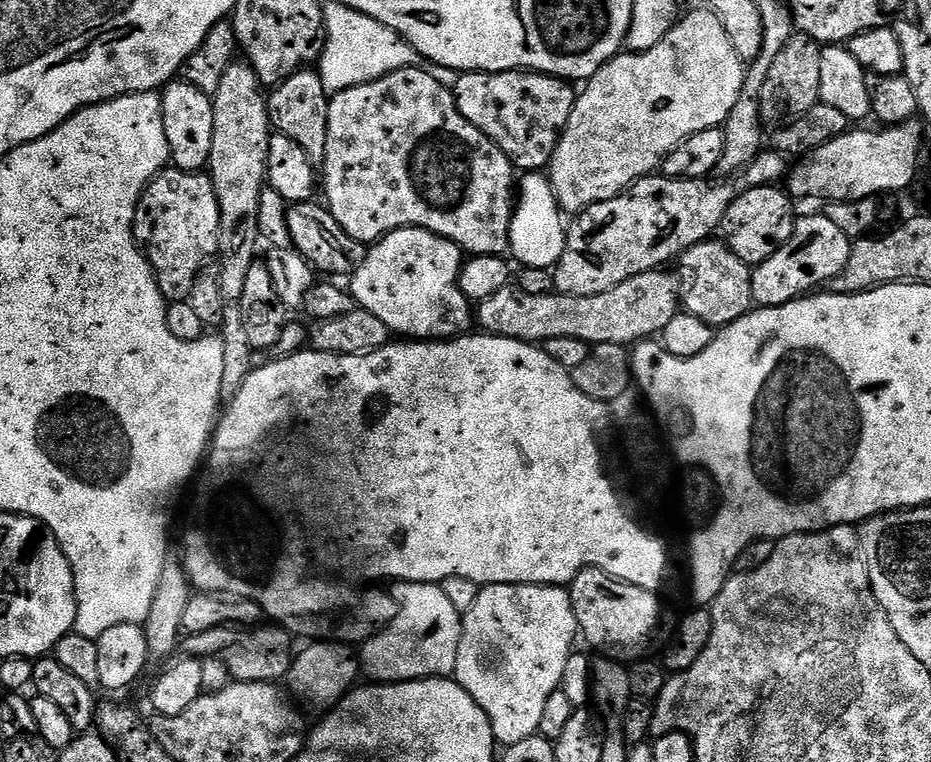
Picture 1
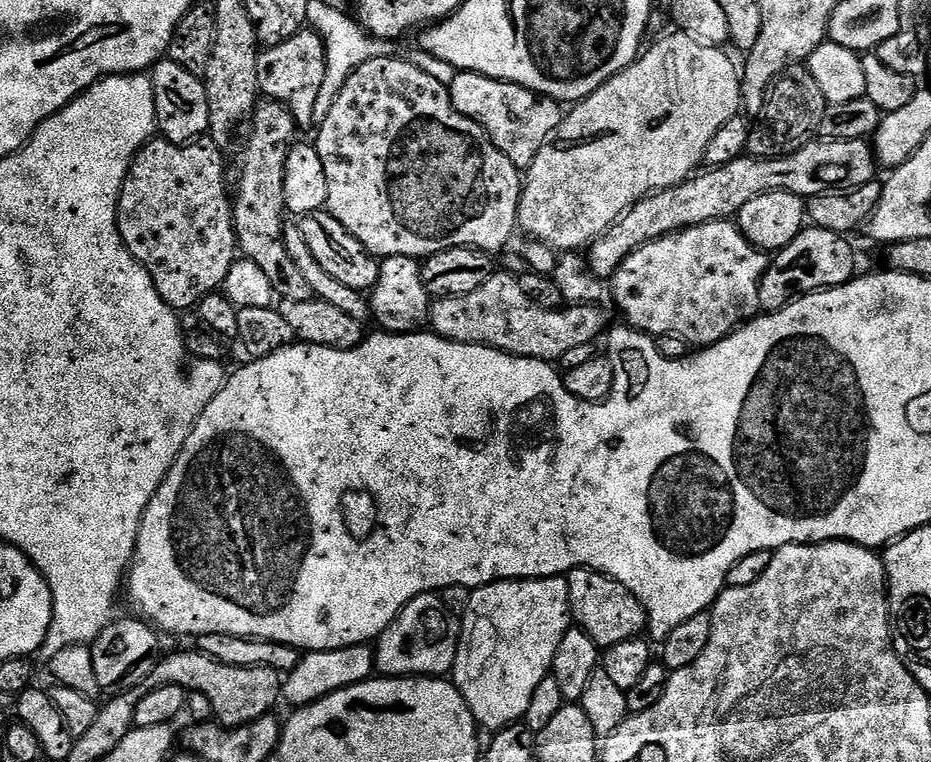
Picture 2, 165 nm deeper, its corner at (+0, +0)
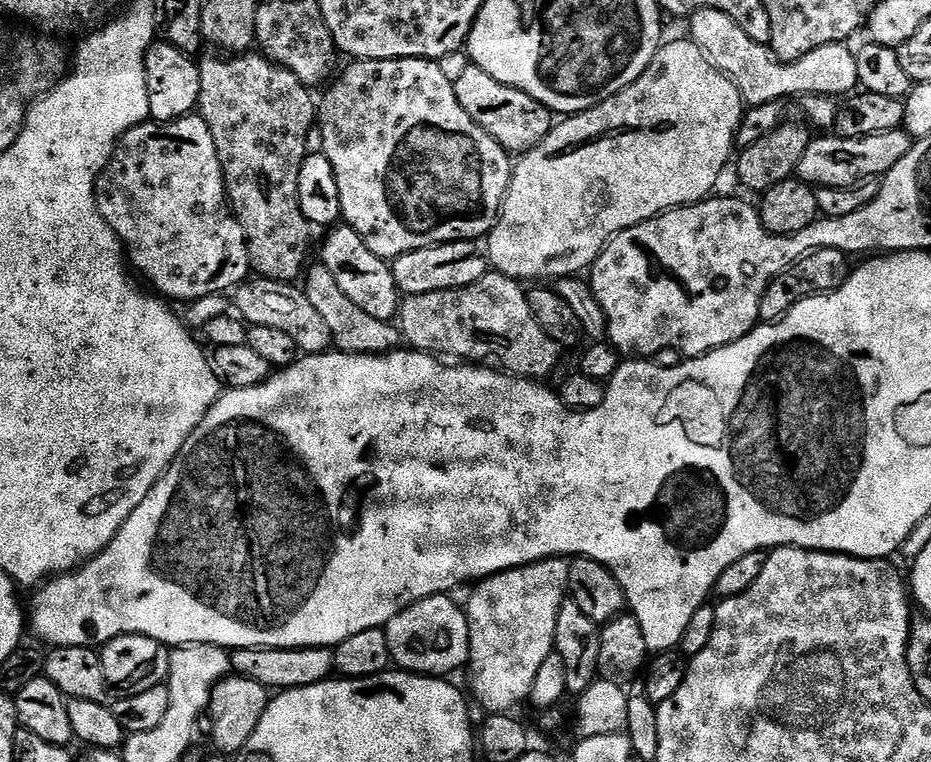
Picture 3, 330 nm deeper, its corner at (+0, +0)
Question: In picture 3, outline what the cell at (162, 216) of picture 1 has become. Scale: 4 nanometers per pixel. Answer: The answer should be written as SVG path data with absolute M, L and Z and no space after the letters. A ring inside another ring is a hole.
M199 114L183 116L174 122L166 122L165 124L145 122L134 126L125 136L121 136L116 141L116 146L112 150L112 156L108 159L107 166L101 170L100 177L96 180L96 205L102 214L102 218L110 226L110 230L114 230L116 239L120 241L127 259L128 256L132 259L133 265L131 264L131 267L133 269L136 267L161 292L157 293L169 301L184 300L183 302L191 302L207 296L219 296L235 289L249 279L248 251L246 250L244 235L239 222L232 214L228 194L224 190L224 175L222 174L222 166L218 162L218 150L214 146L210 126L206 126L206 122Z

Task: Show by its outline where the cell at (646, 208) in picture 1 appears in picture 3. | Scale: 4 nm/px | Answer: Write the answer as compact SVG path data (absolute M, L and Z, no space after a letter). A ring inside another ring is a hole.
M903 128L890 130L886 134L874 134L861 140L842 138L835 134L824 134L808 143L802 162L798 162L795 175L816 188L858 188L867 185L867 180L879 181L893 166L902 162L911 150L914 140Z

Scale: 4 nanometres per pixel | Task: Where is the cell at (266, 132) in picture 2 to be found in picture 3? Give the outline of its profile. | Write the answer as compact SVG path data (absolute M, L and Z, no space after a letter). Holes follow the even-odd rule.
M236 54L231 58L221 58L219 55L208 56L205 60L199 61L200 66L200 89L198 90L198 114L206 122L206 126L210 126L210 134L214 138L214 146L218 150L218 162L222 166L222 174L224 175L224 190L228 194L228 202L232 210L233 216L240 224L240 229L244 235L246 242L246 250L248 251L249 269L259 279L273 280L274 282L282 282L290 284L301 279L302 273L306 268L308 256L308 231L310 225L308 219L302 214L300 203L298 202L298 170L302 168L302 162L305 156L309 155L310 148L307 148L308 135L313 135L314 125L318 120L318 104L310 93L309 85L304 84L294 74L290 74L288 70L273 64L267 60L262 54Z

